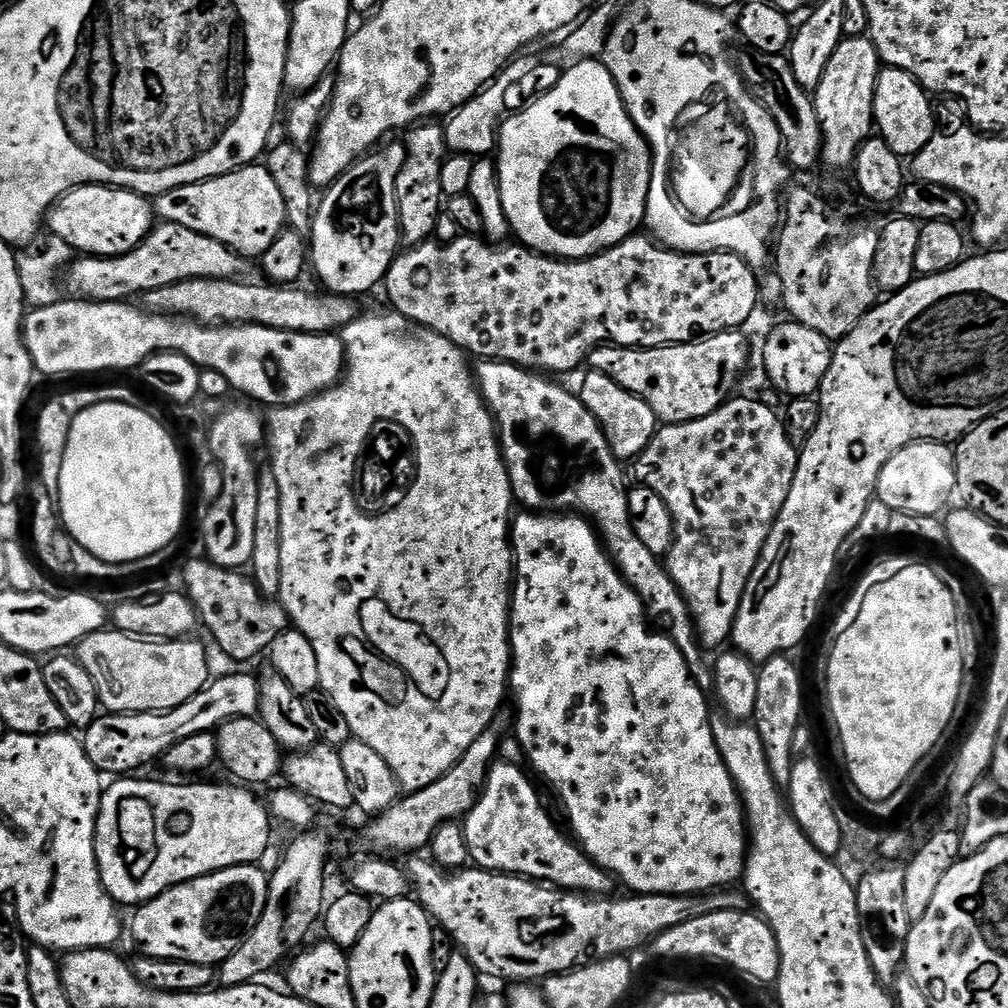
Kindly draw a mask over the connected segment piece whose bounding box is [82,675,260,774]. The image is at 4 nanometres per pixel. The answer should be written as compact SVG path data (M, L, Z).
M255 675L252 676L224 676L221 680L213 679L204 691L194 694L182 706L172 708L169 712L126 712L123 714L97 715L90 727L83 729L82 743L90 762L101 774L120 772L116 774L132 774L135 768L148 764L151 760L159 761L170 746L182 742L182 738L190 738L194 734L212 732L220 725L239 716L255 717L260 711L260 686Z

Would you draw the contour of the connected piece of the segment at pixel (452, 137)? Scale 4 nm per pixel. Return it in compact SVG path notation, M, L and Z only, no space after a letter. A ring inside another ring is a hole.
M524 54L513 59L508 67L487 88L479 92L473 100L467 100L461 108L457 108L455 112L447 117L443 130L446 134L449 153L457 156L484 158L497 147L502 117L505 115L504 99L507 98L508 91L515 84L522 83L536 68L535 58L528 55Z

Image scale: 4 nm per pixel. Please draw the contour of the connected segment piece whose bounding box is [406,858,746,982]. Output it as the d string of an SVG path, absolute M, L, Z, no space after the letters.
M412 858L407 861L406 871L411 887L414 889L415 899L428 911L429 917L439 927L444 928L452 935L452 943L459 951L468 956L469 962L473 964L477 972L485 976L497 976L500 980L512 980L511 982L540 982L550 976L556 976L560 972L571 972L573 968L581 967L593 958L607 958L610 956L618 956L621 954L629 954L635 950L639 944L644 944L651 941L660 933L670 930L674 926L682 926L686 922L690 922L696 916L704 916L708 912L726 912L729 909L740 910L745 907L746 900L743 895L732 896L728 900L728 892L717 890L707 894L697 894L694 896L671 896L670 894L632 894L629 895L629 900L608 900L612 898L589 898L584 894L573 894L567 890L557 890L552 886L537 886L533 881L527 878L521 878L511 874L501 874L498 872L486 872L483 870L456 870L449 874L441 869L440 865L433 862L431 859L416 860L420 858Z

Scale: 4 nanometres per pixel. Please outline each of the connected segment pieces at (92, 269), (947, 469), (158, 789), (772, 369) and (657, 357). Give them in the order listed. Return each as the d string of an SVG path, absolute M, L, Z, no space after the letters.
M161 223L153 227L135 250L124 256L77 259L66 273L66 292L77 300L124 302L183 280L240 278L245 275L243 272L247 270L248 264L245 257L232 252L222 242L214 242L214 238L206 238L186 226Z
M920 440L895 452L890 462L882 466L876 483L875 499L884 502L892 512L939 517L949 507L948 499L955 492L955 451L947 443L938 440Z
M120 778L117 784L107 785L106 791L100 797L100 813L96 823L96 857L100 867L100 877L103 878L112 899L117 905L132 904L139 906L148 903L156 896L160 896L168 888L175 884L184 884L187 880L193 880L199 876L208 876L212 872L220 872L224 868L233 868L235 864L256 864L259 856L268 848L268 835L272 828L268 825L270 812L264 804L255 796L255 791L244 786L232 784L159 784L156 780L132 780L136 778Z
M795 322L780 324L764 340L764 372L772 379L771 387L785 397L811 397L819 393L822 378L830 370L833 345L818 330Z
M740 330L723 332L667 348L617 348L615 344L605 344L590 353L586 364L591 371L606 374L606 378L646 401L657 421L685 424L710 415L735 393L732 391L748 364L744 334Z

